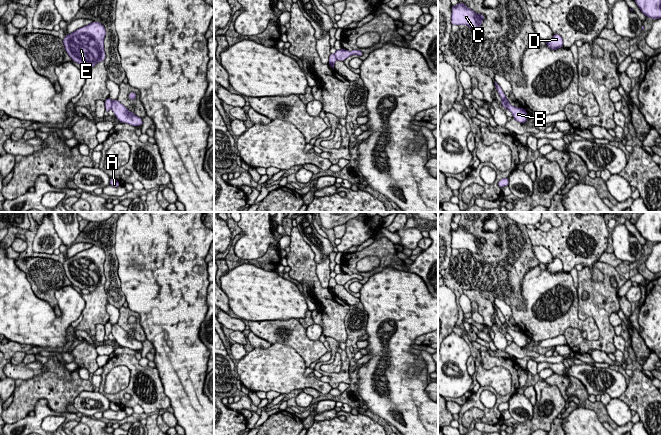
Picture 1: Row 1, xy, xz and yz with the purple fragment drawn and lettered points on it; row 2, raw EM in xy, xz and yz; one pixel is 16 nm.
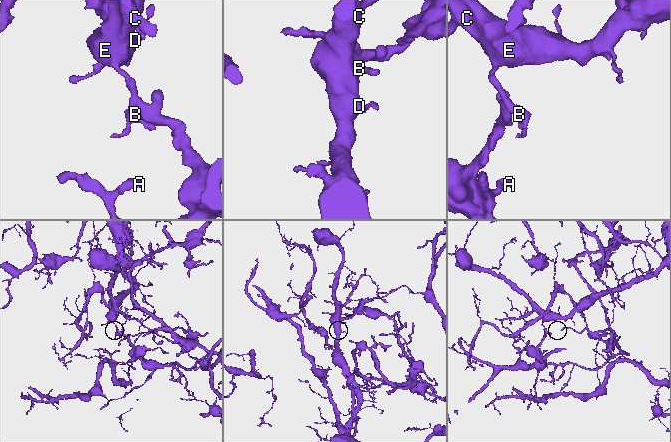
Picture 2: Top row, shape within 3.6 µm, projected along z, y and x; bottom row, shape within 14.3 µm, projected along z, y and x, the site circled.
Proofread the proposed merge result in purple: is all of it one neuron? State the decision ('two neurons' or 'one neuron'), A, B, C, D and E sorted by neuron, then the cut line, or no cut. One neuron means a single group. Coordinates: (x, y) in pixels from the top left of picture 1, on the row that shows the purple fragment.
two neurons; groups A / B C D E; cut xy (112, 101), (110, 108)

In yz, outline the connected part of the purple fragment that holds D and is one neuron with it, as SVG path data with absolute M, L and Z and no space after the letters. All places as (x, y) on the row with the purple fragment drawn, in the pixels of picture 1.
M554 34L552 38L546 39L545 41L546 45L552 50L563 47L563 38L559 34Z

